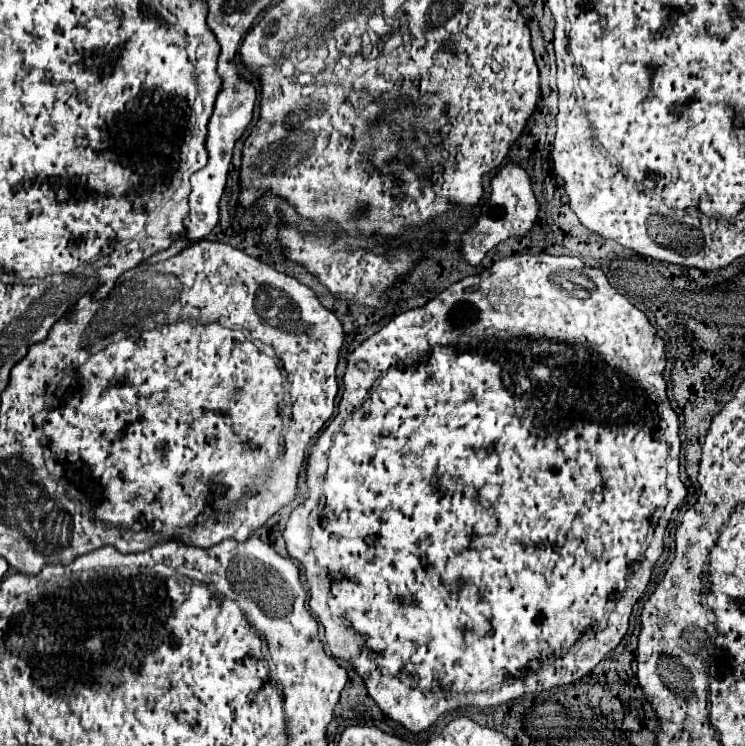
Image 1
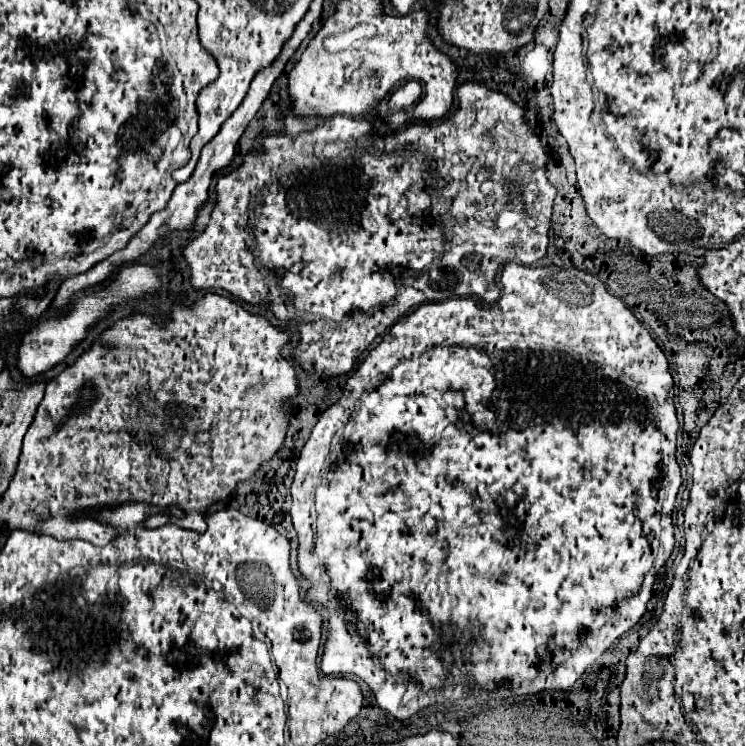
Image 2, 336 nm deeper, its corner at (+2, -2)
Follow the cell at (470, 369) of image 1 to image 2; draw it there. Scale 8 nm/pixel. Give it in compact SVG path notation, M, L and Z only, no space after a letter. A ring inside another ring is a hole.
M506 263L502 277L500 277L500 299L490 305L482 307L482 303L474 297L460 297L460 299L446 299L438 303L424 303L414 313L406 315L402 321L390 327L390 331L382 337L382 343L374 347L366 359L362 359L354 373L348 377L344 385L342 397L332 403L318 419L310 439L306 441L304 449L300 451L296 475L292 483L292 525L298 533L298 569L300 573L310 581L308 599L312 603L322 605L328 611L328 641L324 645L322 655L322 671L326 675L356 675L368 683L368 687L374 691L376 703L380 709L392 713L396 719L408 719L422 711L424 707L430 707L438 703L438 699L454 693L456 701L470 699L478 695L486 695L488 691L496 697L512 697L512 695L532 695L540 691L552 691L552 689L570 689L580 675L628 629L632 629L640 617L646 613L646 605L652 597L652 585L656 581L656 575L660 573L662 565L668 561L672 549L674 549L674 533L672 533L672 509L676 501L676 493L682 485L680 479L680 467L676 461L676 434L679 423L676 418L674 405L674 381L668 371L668 359L662 353L662 349L656 345L656 341L650 337L646 327L634 317L634 313L614 295L610 295L604 287L604 283L576 267L524 267L516 263ZM518 529L524 529L524 535L518 533ZM468 661L470 665L468 671ZM386 671L386 673L384 673Z

